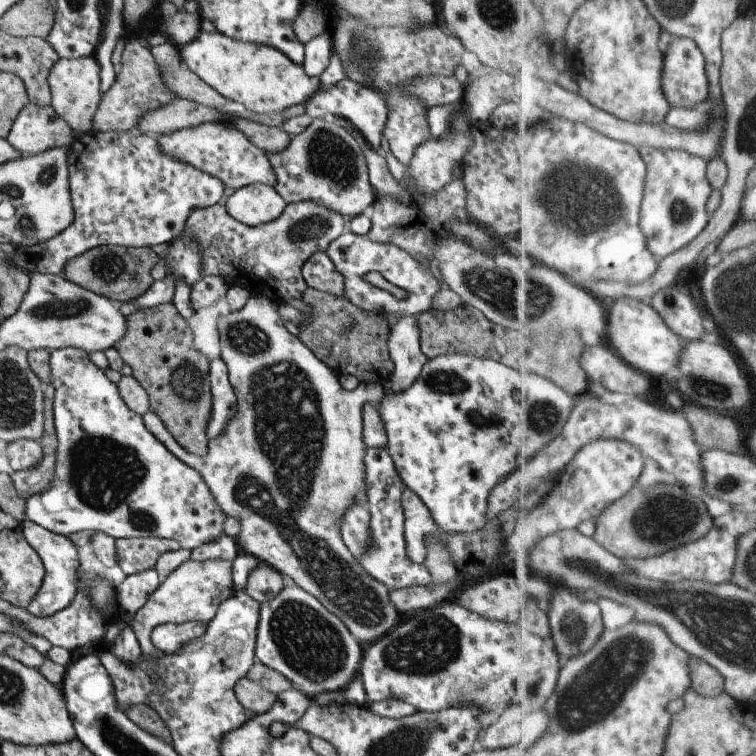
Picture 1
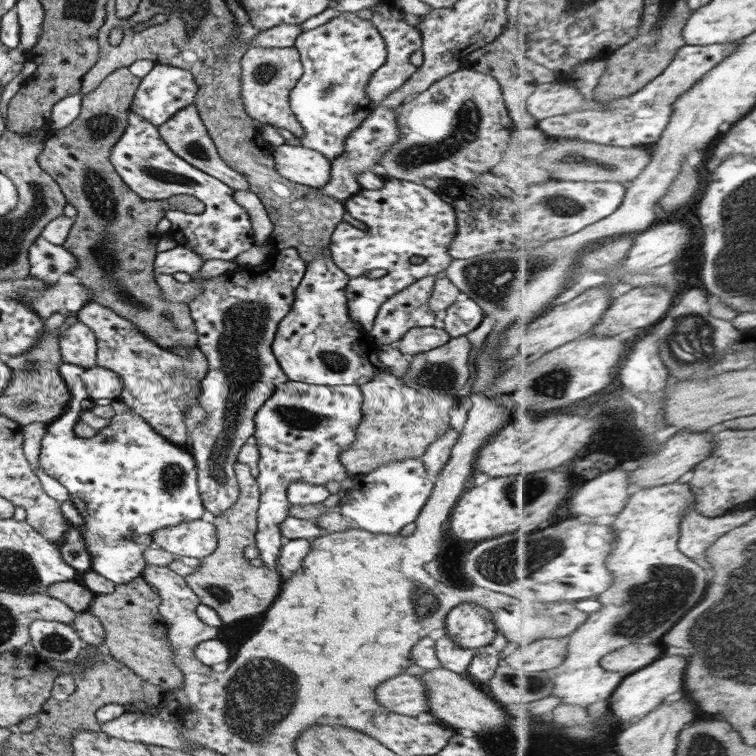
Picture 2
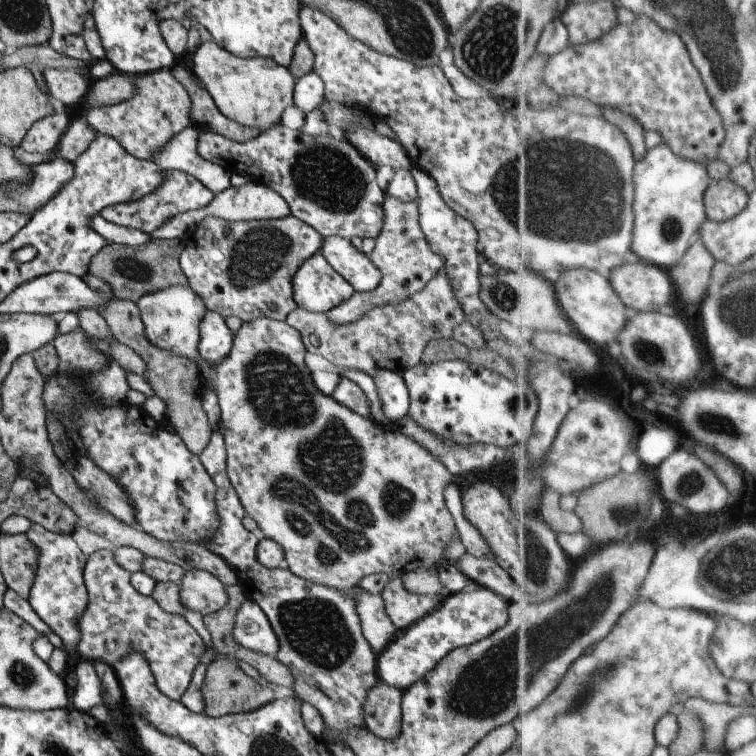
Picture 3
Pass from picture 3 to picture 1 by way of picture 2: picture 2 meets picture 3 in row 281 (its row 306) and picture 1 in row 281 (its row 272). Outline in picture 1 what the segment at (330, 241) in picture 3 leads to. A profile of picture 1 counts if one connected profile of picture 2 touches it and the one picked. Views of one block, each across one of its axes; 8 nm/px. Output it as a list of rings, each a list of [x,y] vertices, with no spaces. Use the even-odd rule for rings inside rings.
[[[352,232],[341,233],[329,242],[324,253],[329,257],[335,270],[341,274],[344,280],[344,297],[353,306],[364,311],[371,311],[376,314],[395,313],[400,318],[403,315],[421,313],[430,308],[431,296],[438,289],[441,289],[431,273],[427,269],[422,269],[409,253],[394,244],[370,241],[366,235],[356,235]],[[367,272],[377,272],[385,282],[400,288],[401,292],[406,292],[406,297],[395,298],[387,290],[373,286],[369,282],[364,282],[363,276]]]

